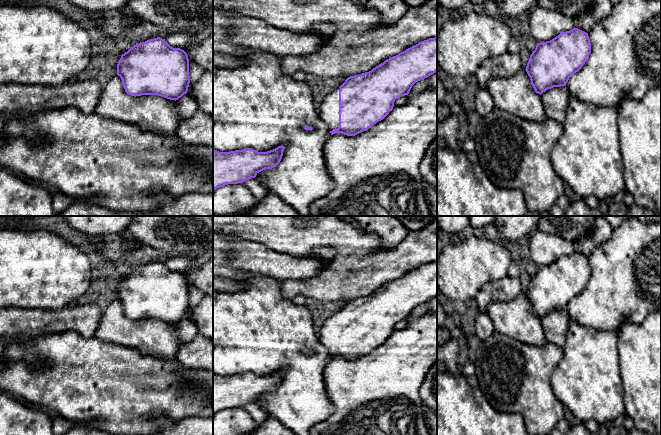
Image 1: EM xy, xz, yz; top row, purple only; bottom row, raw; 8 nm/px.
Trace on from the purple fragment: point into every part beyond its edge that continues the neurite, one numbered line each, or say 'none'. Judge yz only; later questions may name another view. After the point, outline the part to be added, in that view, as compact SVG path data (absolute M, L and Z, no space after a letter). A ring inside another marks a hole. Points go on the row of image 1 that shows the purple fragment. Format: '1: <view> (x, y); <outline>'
none

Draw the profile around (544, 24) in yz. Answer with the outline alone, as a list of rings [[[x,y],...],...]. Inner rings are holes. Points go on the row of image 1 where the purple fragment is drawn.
[[[535,6],[527,14],[530,35],[538,43],[550,41],[561,32],[574,28],[574,19],[564,14]]]

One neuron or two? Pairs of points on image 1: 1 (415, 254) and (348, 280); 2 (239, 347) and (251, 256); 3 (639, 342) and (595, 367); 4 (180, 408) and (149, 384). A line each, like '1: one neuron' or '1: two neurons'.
1: one neuron
2: two neurons
3: two neurons
4: one neuron

